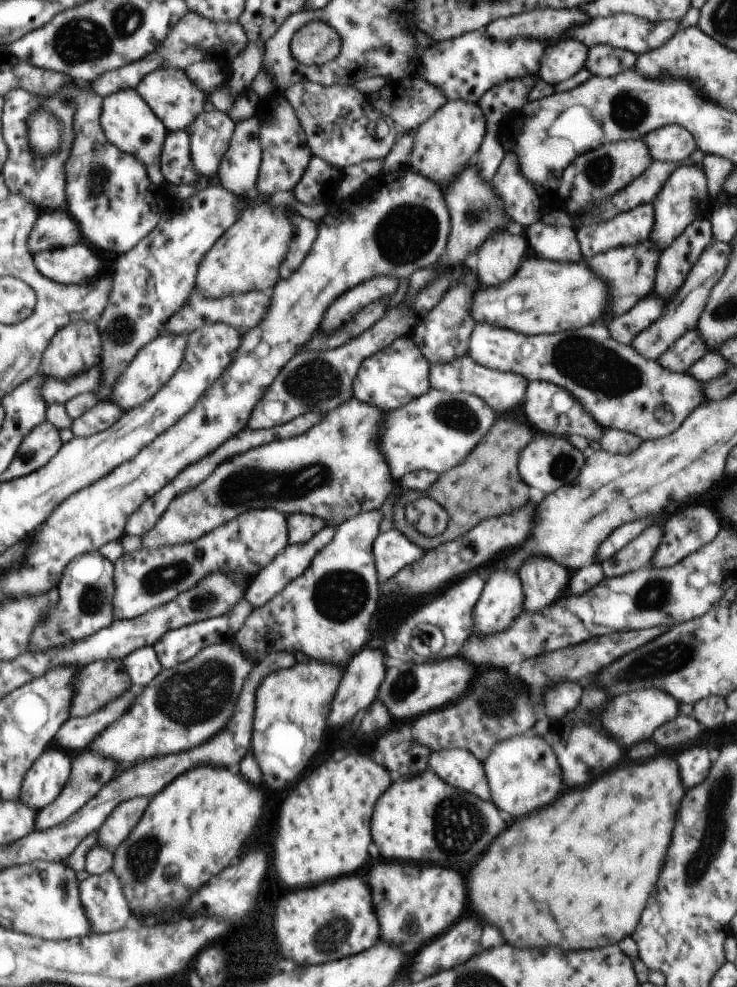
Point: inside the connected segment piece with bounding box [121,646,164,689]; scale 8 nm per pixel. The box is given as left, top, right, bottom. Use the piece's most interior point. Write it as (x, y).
(143, 666)

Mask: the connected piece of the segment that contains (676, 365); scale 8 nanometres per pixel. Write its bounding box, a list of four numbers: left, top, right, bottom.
[658,330,707,373]

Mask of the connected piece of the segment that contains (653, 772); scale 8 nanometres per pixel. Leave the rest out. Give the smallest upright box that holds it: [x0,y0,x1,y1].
[466,756,684,950]

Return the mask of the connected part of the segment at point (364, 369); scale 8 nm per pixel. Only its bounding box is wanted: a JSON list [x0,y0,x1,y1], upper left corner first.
[352,336,431,411]

